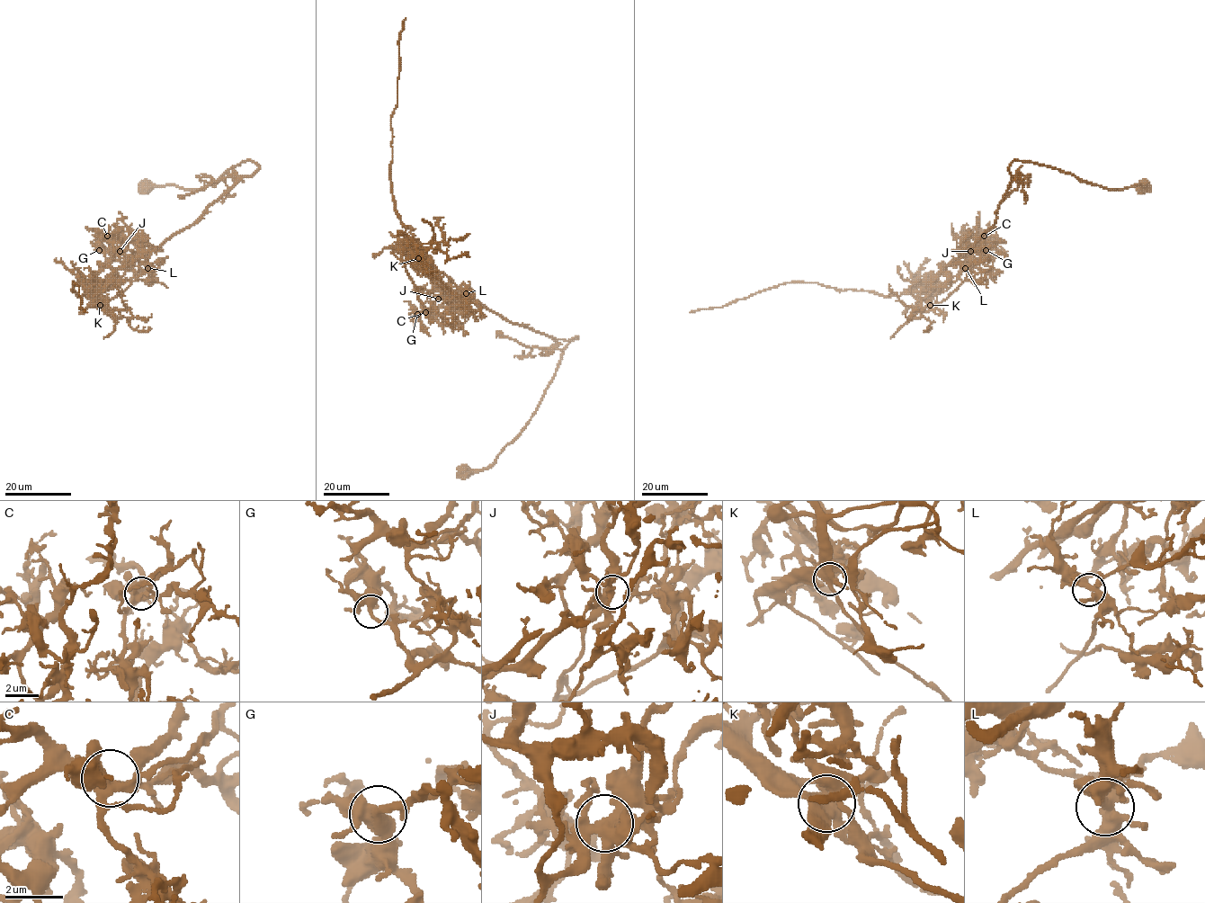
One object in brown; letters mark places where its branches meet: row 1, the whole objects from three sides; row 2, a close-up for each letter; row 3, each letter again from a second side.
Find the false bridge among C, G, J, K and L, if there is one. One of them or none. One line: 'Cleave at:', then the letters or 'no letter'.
Cleave at: K

